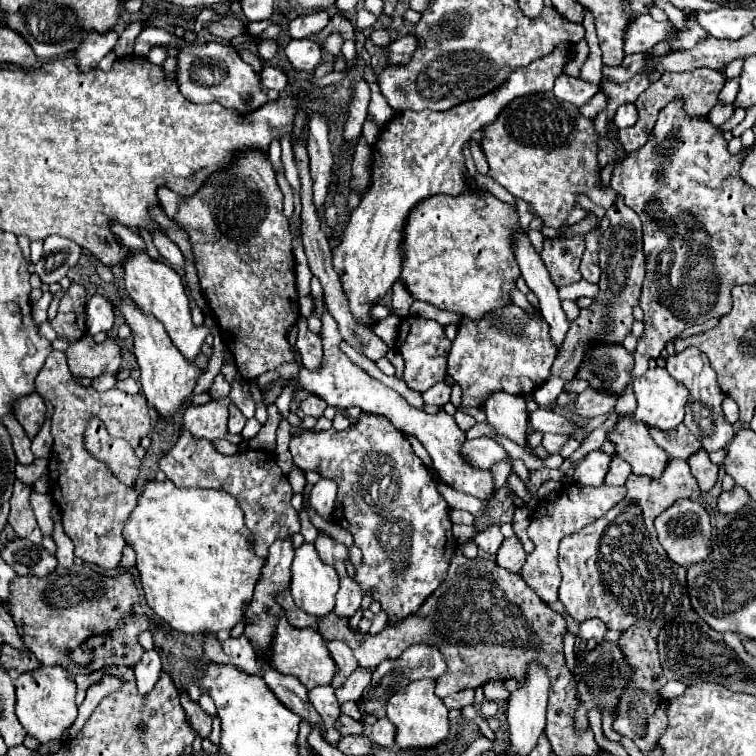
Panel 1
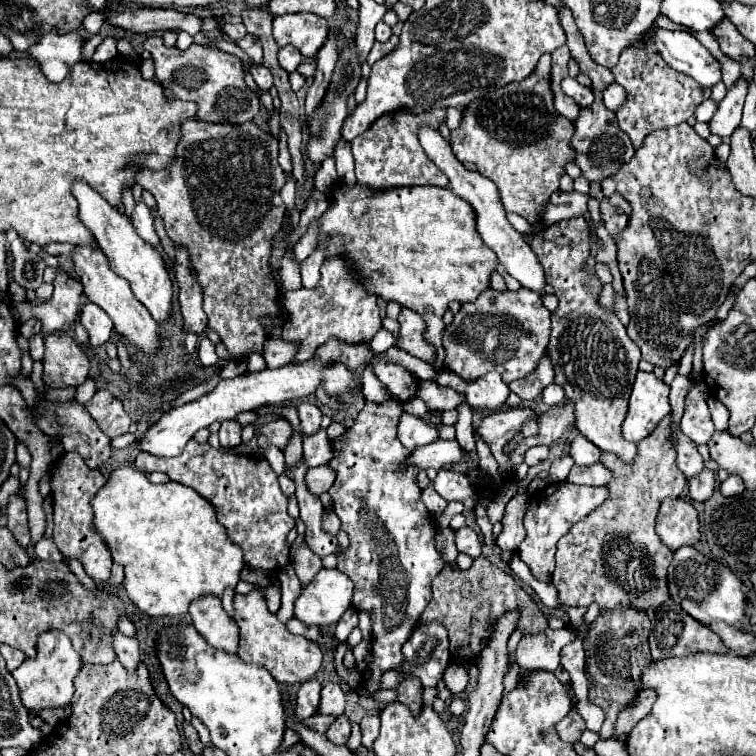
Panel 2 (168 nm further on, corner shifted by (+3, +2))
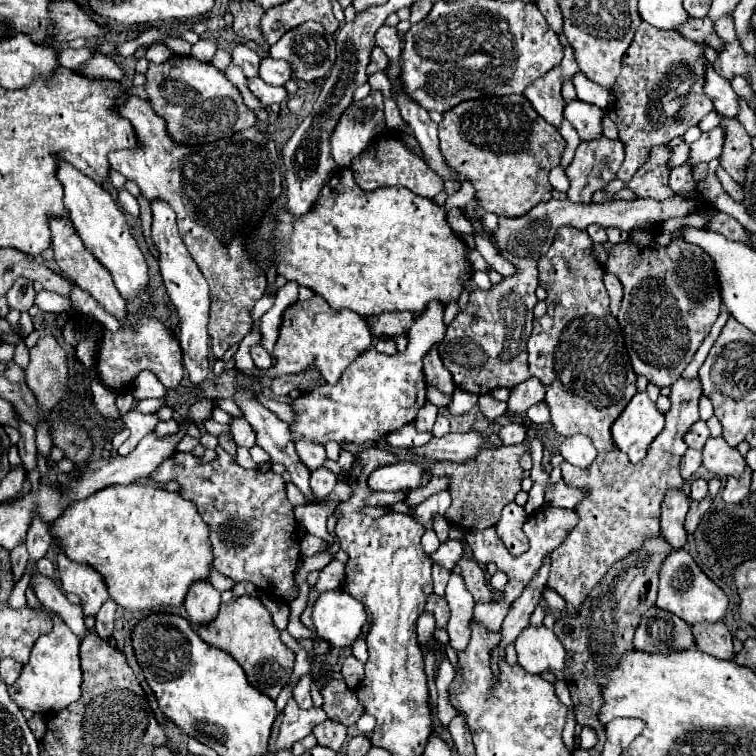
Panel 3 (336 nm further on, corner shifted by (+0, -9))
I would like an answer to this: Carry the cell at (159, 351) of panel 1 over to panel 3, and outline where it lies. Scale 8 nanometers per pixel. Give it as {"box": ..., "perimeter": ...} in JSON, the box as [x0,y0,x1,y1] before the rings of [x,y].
{"box":[49,216,125,320],"perimeter":[[[51,216],[49,218],[49,228],[51,228],[51,250],[55,254],[55,262],[59,266],[59,270],[69,278],[73,280],[75,284],[79,284],[83,290],[87,290],[97,302],[101,302],[105,306],[105,310],[113,316],[117,316],[117,320],[125,320],[125,300],[121,298],[121,294],[117,292],[115,284],[113,284],[113,278],[111,274],[95,260],[95,256],[89,256],[89,252],[85,250],[81,238],[77,236],[71,220],[67,216],[63,218],[55,218]]]}

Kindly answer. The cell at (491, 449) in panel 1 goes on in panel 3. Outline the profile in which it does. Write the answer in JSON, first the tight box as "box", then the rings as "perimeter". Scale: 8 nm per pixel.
{"box":[369,462,425,492],"perimeter":[[[419,462],[387,464],[381,468],[375,468],[375,472],[369,474],[369,488],[373,488],[373,492],[377,490],[399,492],[403,488],[417,488],[421,482],[423,470],[425,468]]]}

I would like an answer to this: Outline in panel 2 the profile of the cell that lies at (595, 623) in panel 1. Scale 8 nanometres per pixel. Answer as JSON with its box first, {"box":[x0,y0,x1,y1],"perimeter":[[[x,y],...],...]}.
{"box":[516,629,580,673],"perimeter":[[[546,629],[540,635],[524,635],[516,649],[516,663],[520,673],[534,673],[534,669],[556,671],[560,667],[560,649],[580,639],[574,629]]]}

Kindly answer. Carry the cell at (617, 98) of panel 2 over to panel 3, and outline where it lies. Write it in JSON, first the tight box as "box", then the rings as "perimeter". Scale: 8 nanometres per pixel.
{"box":[571,72,611,110],"perimeter":[[[577,72],[573,78],[571,78],[573,86],[575,86],[575,92],[577,92],[577,100],[583,100],[587,104],[595,104],[597,108],[605,110],[609,104],[611,104],[611,94],[609,90],[605,92],[605,88],[593,84],[585,74]]]}

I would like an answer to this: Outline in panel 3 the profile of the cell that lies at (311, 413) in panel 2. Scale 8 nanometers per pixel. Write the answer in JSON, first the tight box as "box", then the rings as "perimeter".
{"box":[295,440,327,470],"perimeter":[[[299,440],[295,444],[295,450],[297,450],[297,456],[299,460],[309,468],[309,470],[317,470],[323,466],[323,462],[327,460],[325,456],[325,448],[321,444],[315,444],[315,442],[307,442],[307,440]]]}

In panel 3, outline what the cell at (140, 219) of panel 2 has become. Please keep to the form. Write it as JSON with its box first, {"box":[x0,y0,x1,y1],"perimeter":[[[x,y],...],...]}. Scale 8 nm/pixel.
{"box":[117,188,139,218],"perimeter":[[[125,188],[119,190],[119,194],[117,194],[117,202],[119,202],[119,206],[121,206],[127,214],[131,214],[133,218],[139,218],[139,204],[137,204],[137,198],[131,196]]]}

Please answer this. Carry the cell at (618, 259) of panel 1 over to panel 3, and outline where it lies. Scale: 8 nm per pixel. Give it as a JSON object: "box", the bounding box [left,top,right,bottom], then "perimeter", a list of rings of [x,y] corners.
{"box":[507,378,545,414],"perimeter":[[[529,378],[521,384],[517,384],[513,390],[511,390],[511,396],[509,396],[509,402],[507,402],[507,410],[513,412],[513,414],[523,414],[529,406],[541,402],[545,398],[545,388],[539,380],[535,378]]]}

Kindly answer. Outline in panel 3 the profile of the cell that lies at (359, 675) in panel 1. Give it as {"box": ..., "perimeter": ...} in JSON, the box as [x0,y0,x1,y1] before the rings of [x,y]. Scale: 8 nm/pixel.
{"box":[275,698,327,752],"perimeter":[[[291,698],[283,710],[283,718],[281,718],[281,726],[279,726],[279,734],[275,738],[275,752],[281,752],[285,748],[291,748],[293,742],[305,738],[307,734],[311,734],[311,730],[319,724],[327,720],[323,708],[311,708],[311,710],[303,710],[297,706],[297,702]]]}

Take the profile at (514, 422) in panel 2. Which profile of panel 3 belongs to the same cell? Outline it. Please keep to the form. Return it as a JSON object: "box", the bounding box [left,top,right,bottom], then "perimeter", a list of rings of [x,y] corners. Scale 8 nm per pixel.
{"box":[411,432,485,462],"perimeter":[[[479,432],[465,434],[445,434],[443,438],[431,438],[429,444],[411,448],[411,454],[429,460],[453,460],[463,462],[475,458],[475,454],[485,446],[485,436]]]}

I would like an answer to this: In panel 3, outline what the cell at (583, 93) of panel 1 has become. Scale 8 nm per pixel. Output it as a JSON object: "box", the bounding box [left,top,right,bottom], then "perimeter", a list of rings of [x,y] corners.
{"box":[565,100,603,142],"perimeter":[[[571,100],[565,104],[565,118],[571,122],[571,126],[577,130],[583,142],[595,140],[597,136],[603,134],[601,130],[603,110],[599,110],[597,106],[583,104],[579,100]]]}

